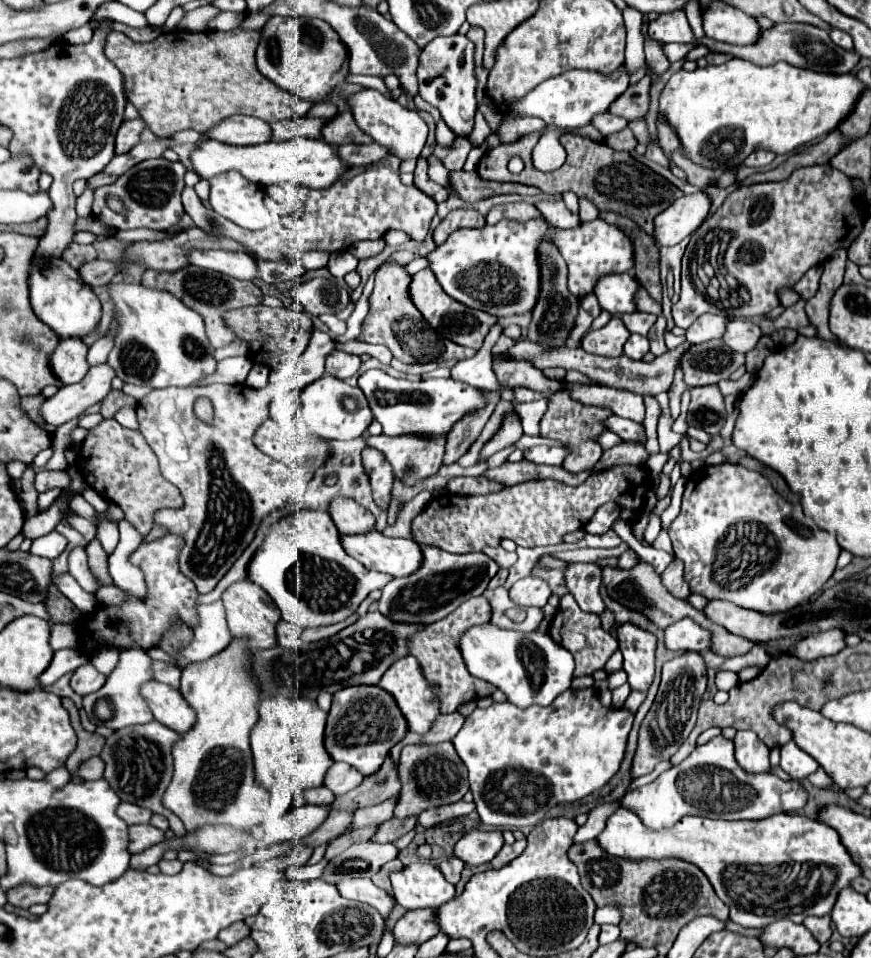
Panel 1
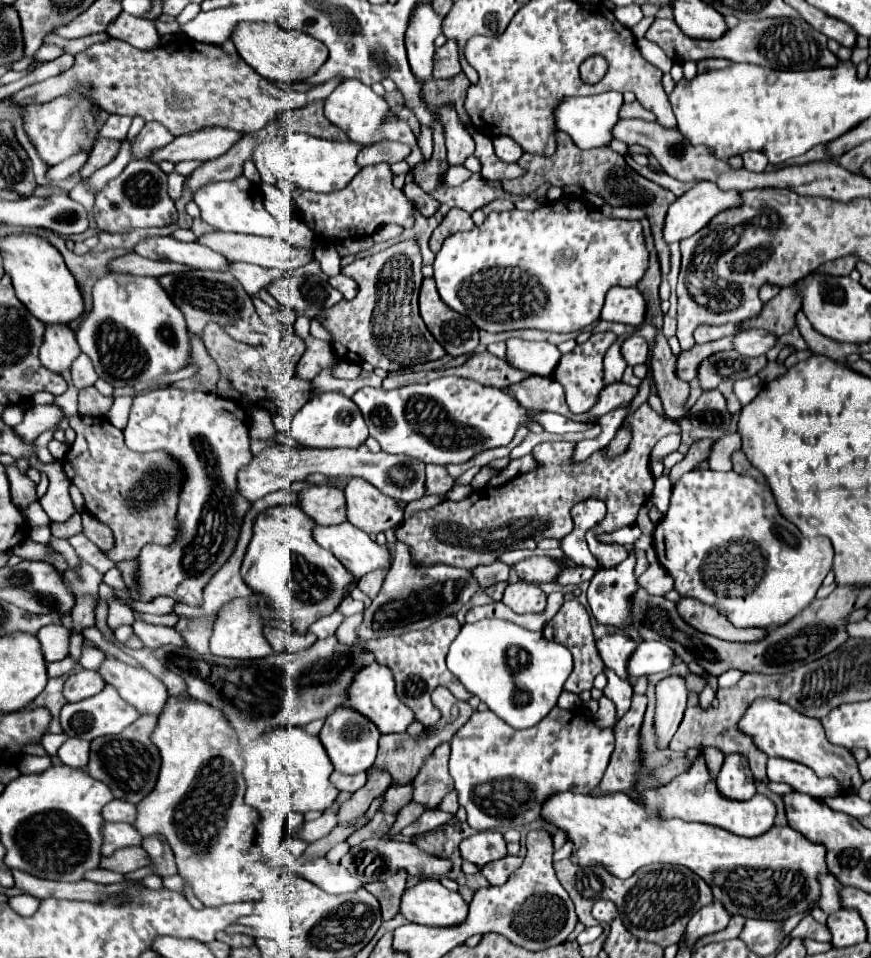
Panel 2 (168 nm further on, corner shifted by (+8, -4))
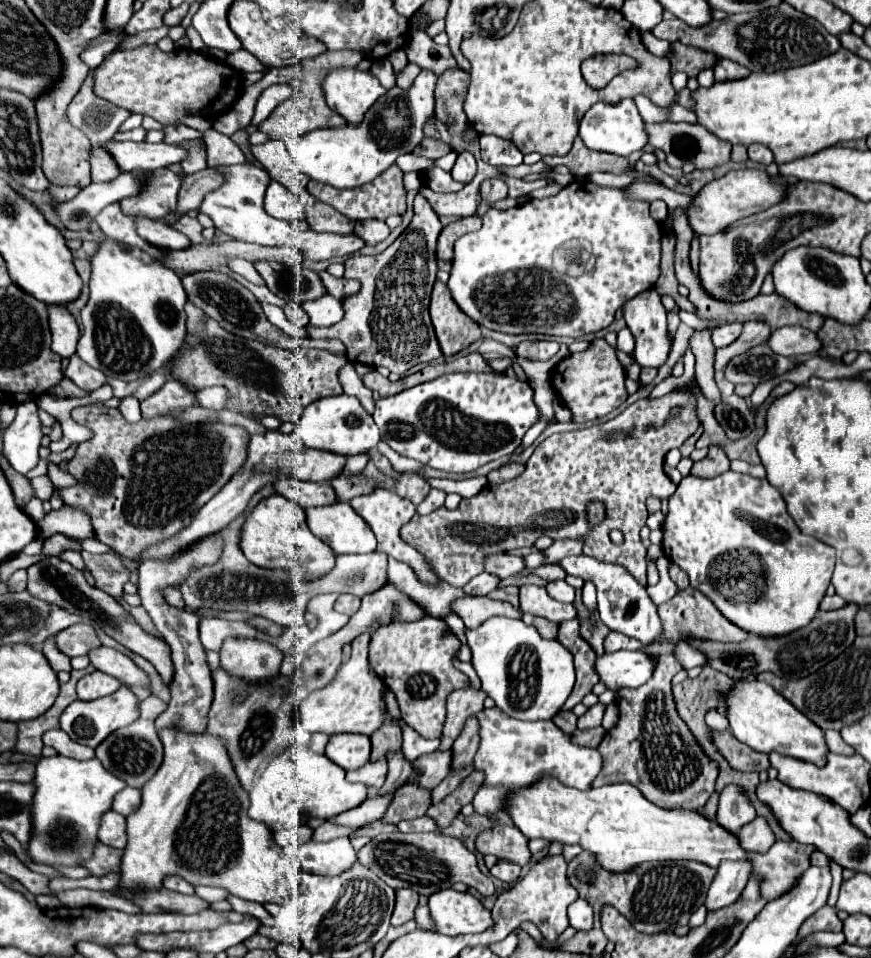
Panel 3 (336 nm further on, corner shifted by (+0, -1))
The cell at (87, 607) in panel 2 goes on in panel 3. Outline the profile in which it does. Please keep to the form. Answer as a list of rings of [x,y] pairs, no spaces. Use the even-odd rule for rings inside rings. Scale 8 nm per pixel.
[[[73,624],[57,634],[57,648],[67,656],[81,656],[99,648],[101,640],[91,624]]]

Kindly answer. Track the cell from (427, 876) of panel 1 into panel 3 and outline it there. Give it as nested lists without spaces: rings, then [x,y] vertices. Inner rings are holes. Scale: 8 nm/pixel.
[[[453,888],[441,890],[429,896],[427,906],[435,924],[435,932],[439,934],[475,934],[493,924],[491,912],[483,908],[483,904],[469,892],[457,892]]]

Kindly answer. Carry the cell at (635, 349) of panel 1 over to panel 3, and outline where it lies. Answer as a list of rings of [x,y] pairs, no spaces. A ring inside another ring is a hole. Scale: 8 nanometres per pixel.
[[[653,288],[637,294],[633,300],[623,304],[623,318],[635,336],[633,358],[639,362],[639,366],[659,368],[665,362],[671,348],[671,342],[667,338],[667,310],[661,304],[661,296]]]

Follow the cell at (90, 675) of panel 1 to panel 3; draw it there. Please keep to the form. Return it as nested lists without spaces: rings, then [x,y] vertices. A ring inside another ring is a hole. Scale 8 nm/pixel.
[[[95,670],[91,674],[85,674],[77,682],[77,696],[79,696],[79,700],[95,700],[101,696],[113,694],[119,686],[121,686],[121,682],[117,678]]]

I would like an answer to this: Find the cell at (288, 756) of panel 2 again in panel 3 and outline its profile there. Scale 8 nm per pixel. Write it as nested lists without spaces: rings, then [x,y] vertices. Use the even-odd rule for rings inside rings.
[[[289,744],[289,748],[277,754],[261,776],[255,780],[249,798],[249,816],[267,824],[271,830],[291,828],[309,822],[311,818],[331,818],[349,808],[359,806],[367,796],[367,786],[351,784],[345,780],[345,770],[331,762],[325,754],[311,752],[305,744]]]

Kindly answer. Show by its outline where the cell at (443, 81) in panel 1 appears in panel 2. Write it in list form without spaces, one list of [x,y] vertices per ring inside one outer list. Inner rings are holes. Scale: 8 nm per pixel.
[[[441,107],[441,121],[445,123],[445,139],[447,139],[447,161],[449,165],[463,165],[467,157],[475,153],[475,141],[465,131],[463,123],[457,119],[453,107]]]

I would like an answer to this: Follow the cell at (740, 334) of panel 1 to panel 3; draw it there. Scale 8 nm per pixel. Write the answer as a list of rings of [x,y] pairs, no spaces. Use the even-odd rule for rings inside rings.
[[[783,326],[771,332],[767,346],[781,354],[781,356],[799,356],[799,354],[813,354],[821,350],[821,342],[817,334],[797,326]]]

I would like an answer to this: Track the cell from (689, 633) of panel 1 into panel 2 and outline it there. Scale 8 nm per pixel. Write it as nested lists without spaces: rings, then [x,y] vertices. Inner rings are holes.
[[[645,641],[629,657],[629,661],[627,661],[627,677],[631,679],[631,677],[663,673],[663,671],[671,669],[673,655],[675,653],[669,651],[669,647],[665,647],[663,643]]]

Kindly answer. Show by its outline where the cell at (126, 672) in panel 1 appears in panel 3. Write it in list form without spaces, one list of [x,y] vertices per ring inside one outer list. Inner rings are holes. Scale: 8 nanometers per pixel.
[[[121,686],[117,692],[105,698],[97,698],[93,702],[81,702],[81,700],[71,702],[61,714],[61,730],[67,732],[75,742],[97,748],[105,740],[105,736],[109,736],[117,728],[129,726],[131,722],[137,720],[137,716],[139,716],[137,696],[127,686]]]

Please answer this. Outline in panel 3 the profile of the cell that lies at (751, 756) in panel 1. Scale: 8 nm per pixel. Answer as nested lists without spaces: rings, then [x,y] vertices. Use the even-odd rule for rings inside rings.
[[[737,784],[725,786],[719,798],[717,822],[729,832],[739,832],[739,828],[749,824],[753,816],[755,816],[755,808],[753,802],[749,800],[749,794]]]

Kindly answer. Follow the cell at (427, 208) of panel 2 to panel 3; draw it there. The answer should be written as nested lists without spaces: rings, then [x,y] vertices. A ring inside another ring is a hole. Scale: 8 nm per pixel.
[[[421,192],[415,196],[415,216],[407,230],[381,254],[349,256],[345,262],[345,278],[361,280],[361,292],[343,300],[343,318],[327,328],[307,326],[311,338],[337,338],[347,348],[349,362],[367,366],[387,366],[403,376],[421,362],[439,358],[441,346],[435,338],[429,318],[429,298],[437,274],[435,244],[441,232],[439,216]]]

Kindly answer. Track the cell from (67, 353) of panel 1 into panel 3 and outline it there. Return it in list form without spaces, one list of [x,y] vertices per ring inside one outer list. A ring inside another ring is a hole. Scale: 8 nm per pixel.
[[[49,306],[49,328],[53,334],[53,352],[61,358],[71,358],[77,350],[79,328],[65,306]]]

